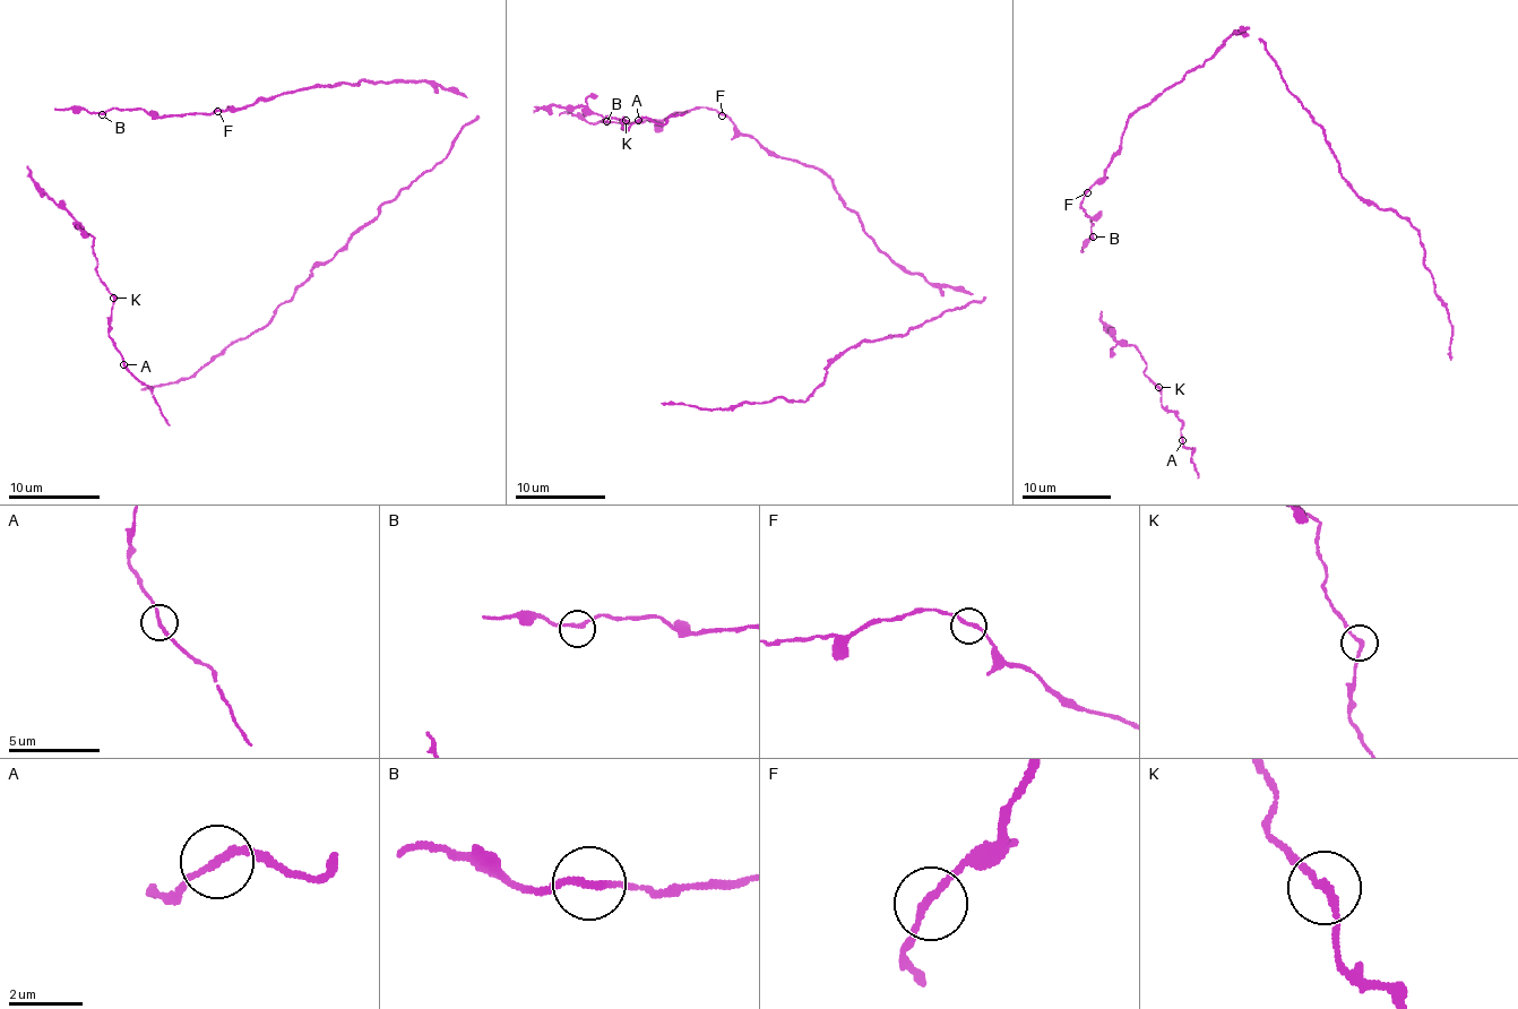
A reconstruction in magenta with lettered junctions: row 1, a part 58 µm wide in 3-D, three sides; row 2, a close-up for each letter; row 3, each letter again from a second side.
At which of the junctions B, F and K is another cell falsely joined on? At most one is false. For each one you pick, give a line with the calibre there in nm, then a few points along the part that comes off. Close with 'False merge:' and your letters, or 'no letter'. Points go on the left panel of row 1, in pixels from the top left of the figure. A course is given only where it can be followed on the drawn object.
False merge: no letter

